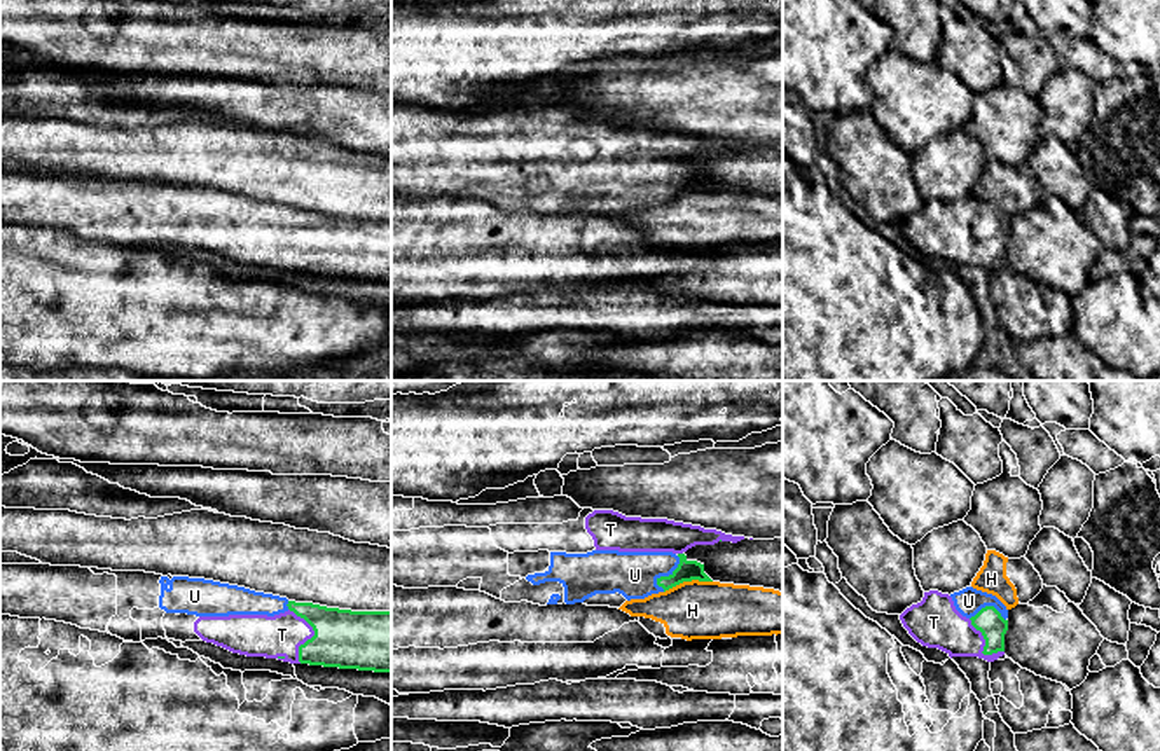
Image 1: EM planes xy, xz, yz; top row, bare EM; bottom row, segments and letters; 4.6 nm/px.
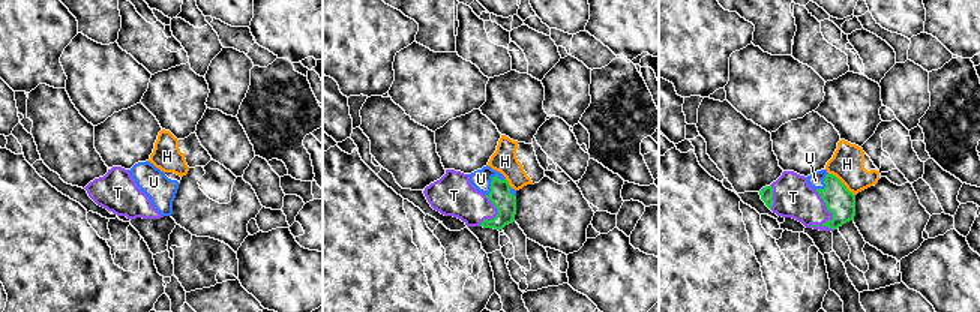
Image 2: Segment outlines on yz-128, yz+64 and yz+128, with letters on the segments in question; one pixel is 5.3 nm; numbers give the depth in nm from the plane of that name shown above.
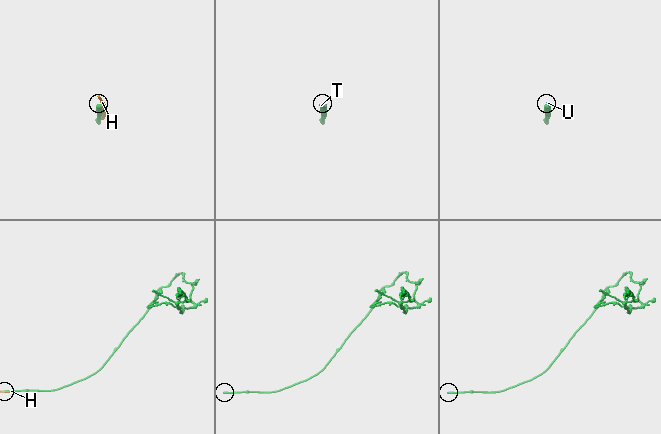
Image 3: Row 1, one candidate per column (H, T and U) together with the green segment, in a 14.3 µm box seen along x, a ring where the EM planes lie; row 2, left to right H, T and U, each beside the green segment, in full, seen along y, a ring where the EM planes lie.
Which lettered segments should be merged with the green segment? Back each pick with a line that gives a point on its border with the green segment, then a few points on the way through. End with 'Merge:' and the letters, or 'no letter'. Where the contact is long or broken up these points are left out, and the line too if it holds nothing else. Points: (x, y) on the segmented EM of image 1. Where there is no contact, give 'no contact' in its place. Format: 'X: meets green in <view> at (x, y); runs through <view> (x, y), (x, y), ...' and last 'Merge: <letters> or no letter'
Merge: no letter

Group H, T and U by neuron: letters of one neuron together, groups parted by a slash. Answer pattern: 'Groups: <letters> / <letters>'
Groups: H / T U

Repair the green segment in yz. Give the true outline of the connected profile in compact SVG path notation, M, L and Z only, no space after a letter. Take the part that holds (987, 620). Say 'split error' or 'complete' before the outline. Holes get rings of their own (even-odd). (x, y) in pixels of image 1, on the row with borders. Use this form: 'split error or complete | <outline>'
complete | M994 606L982 608L970 618L971 625L982 632L985 639L984 655L1005 651L1005 634L1008 630L1008 620Z

